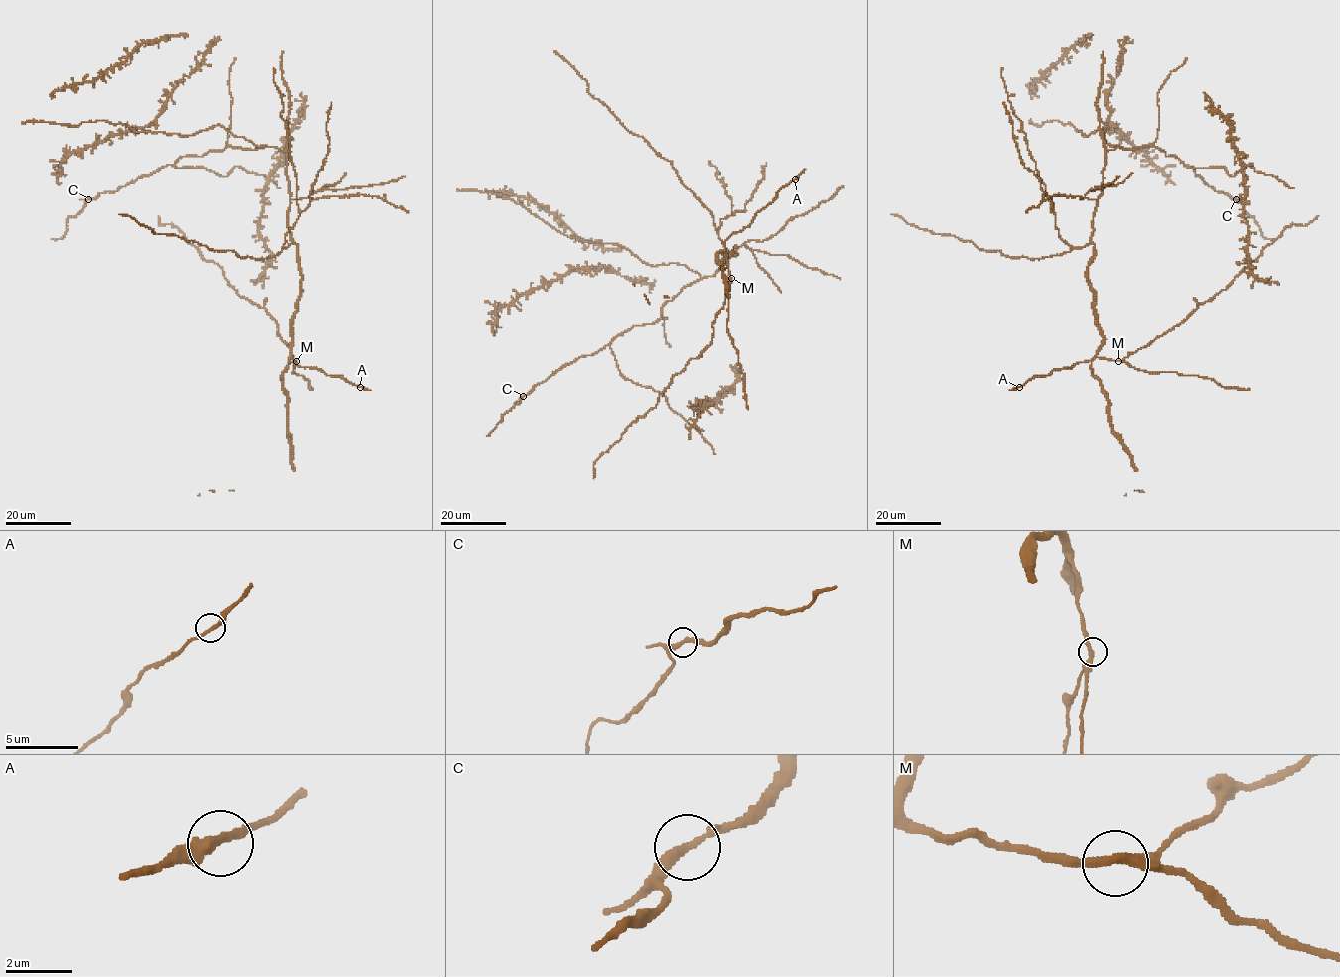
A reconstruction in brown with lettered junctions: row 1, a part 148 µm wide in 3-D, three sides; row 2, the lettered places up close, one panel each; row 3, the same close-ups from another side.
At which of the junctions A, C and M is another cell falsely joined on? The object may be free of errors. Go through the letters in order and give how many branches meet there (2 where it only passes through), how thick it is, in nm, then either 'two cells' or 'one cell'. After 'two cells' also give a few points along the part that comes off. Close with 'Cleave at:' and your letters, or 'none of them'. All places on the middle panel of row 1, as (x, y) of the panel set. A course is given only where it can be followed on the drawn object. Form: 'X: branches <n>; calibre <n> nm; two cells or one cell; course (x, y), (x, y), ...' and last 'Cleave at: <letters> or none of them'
A: branches 2; calibre 280 nm; one cell
C: branches 2; calibre 300 nm; one cell
M: branches 2; calibre 300 nm; one cell
Cleave at: none of them

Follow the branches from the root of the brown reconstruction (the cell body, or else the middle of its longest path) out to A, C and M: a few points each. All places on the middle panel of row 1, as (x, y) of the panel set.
A: (724, 262), (723, 253), (732, 254), (737, 248), (727, 262), (724, 243), (747, 227), (795, 179)
C: (724, 262), (712, 276), (692, 282), (668, 300), (655, 322), (625, 330), (596, 352), (562, 366), (523, 396)
M: (724, 262), (723, 253), (728, 251), (732, 254), (737, 248), (727, 262), (726, 257), (731, 278)

